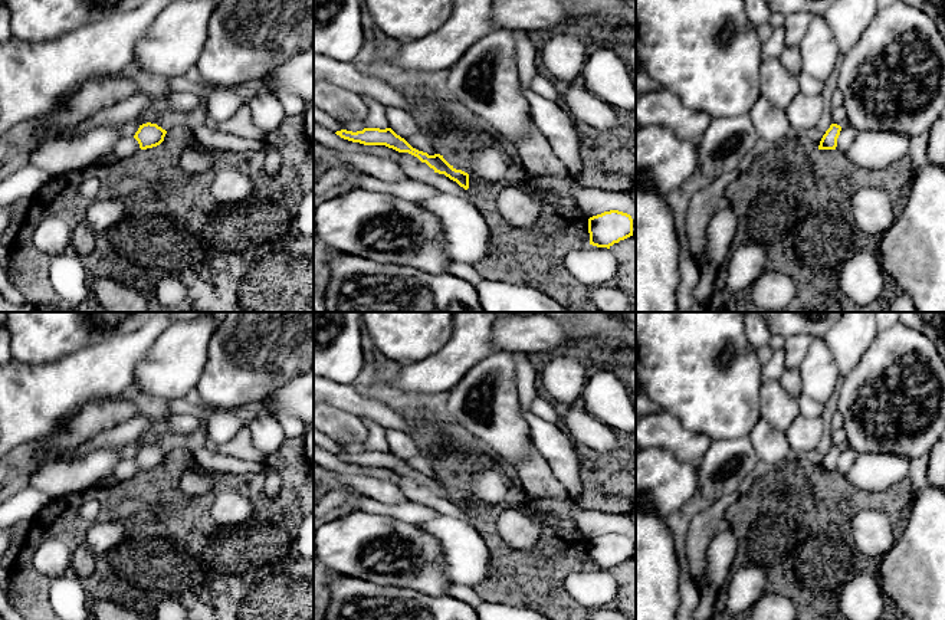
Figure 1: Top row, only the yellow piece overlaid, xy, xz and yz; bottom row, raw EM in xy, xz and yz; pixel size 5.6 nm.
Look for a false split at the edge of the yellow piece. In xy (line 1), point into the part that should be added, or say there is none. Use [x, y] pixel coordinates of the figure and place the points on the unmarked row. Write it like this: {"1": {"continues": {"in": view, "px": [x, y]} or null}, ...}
{"1": {"continues": null}}

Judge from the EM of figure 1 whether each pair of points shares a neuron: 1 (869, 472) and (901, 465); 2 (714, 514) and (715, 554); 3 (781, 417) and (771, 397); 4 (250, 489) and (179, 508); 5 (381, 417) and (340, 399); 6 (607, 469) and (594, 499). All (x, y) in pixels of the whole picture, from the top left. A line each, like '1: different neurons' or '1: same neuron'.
1: same neuron
2: different neurons
3: same neuron
4: same neuron
5: same neuron
6: same neuron

